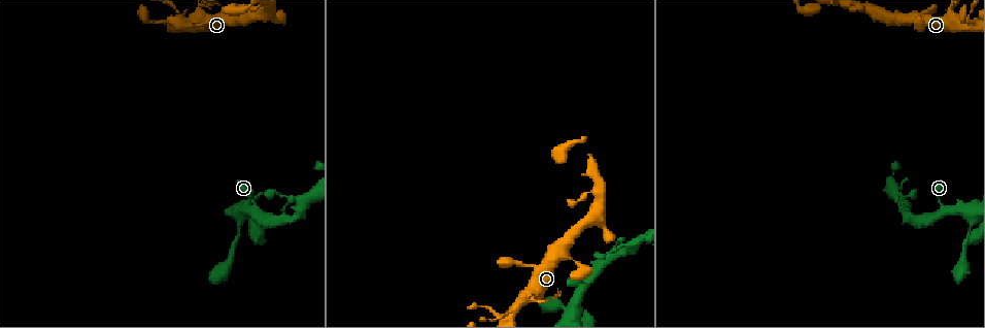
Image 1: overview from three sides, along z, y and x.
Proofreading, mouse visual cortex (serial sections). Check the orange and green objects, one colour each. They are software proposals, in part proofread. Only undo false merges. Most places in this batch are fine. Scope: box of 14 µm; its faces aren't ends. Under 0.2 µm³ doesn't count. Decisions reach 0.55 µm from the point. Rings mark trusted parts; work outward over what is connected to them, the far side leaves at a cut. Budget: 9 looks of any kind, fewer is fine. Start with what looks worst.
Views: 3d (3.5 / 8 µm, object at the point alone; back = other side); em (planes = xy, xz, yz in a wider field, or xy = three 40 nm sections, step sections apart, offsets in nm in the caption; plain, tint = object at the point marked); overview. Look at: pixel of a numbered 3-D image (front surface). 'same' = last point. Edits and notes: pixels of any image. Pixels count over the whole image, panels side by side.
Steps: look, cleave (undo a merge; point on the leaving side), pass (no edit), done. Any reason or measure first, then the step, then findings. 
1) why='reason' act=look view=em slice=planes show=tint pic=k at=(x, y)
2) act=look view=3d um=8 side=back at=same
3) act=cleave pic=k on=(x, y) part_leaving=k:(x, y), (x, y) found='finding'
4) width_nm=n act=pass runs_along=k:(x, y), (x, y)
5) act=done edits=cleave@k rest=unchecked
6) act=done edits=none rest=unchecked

why='sharp bend' act=look view=3d um=3.5 pic=1 at=(572, 312)

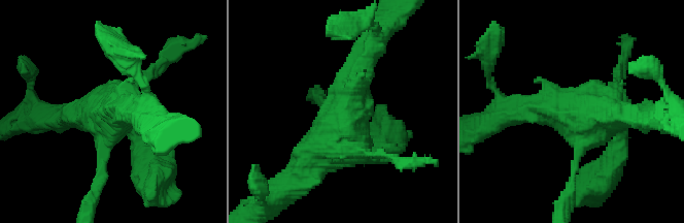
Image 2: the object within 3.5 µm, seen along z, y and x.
act=look view=em slice=planes show=tint pic=2 at=(341, 111)

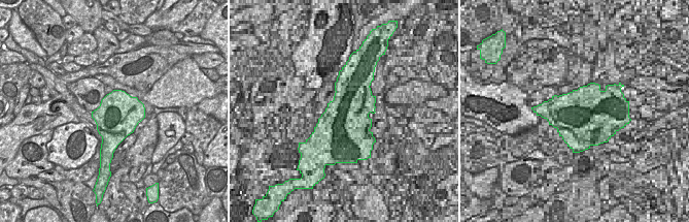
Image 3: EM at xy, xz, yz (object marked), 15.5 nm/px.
why='another direction' act=look view=em slice=xy step=2 show=tint at=same

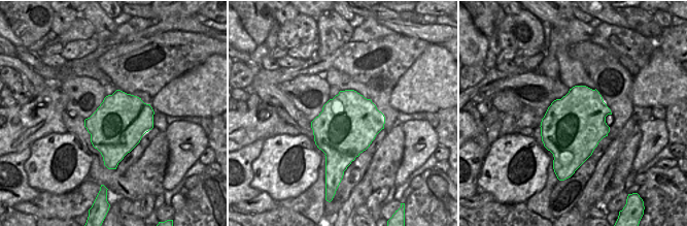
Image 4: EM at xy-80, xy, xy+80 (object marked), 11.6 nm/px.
act=pass runs_along=2:(519, 107), (580, 121), (572, 181) found='continuous, no second cell'

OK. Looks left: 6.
why='thin arm on a thick one' act=look view=3d um=3.5 pic=1 at=(967, 17)

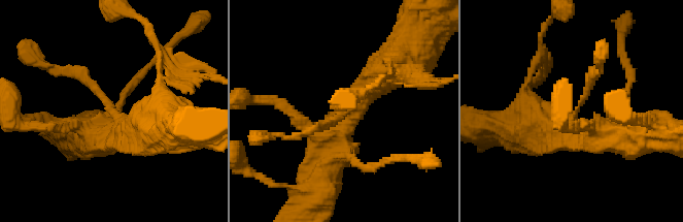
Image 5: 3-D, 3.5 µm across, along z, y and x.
arms=4 arm_widths_nm=150,350,400,600 why='now the EM' act=look view=em slice=planes show=tint pic=5 at=(353, 111)

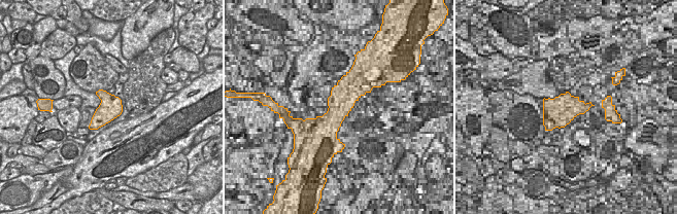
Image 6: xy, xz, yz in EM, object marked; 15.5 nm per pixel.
why='cut it another way' act=look view=em slice=xy step=1 show=tint at=same

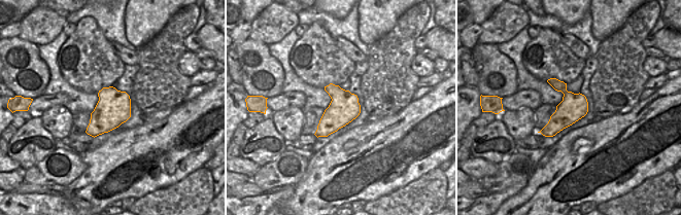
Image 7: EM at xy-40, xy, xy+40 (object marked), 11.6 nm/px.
width_nm=360 act=pass runs_along=5:(400, 60), (340, 118), (308, 131) found='continuous, no second cell'

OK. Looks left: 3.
why='a narrow waist' act=look view=3d um=8 pic=1 at=(292, 216)

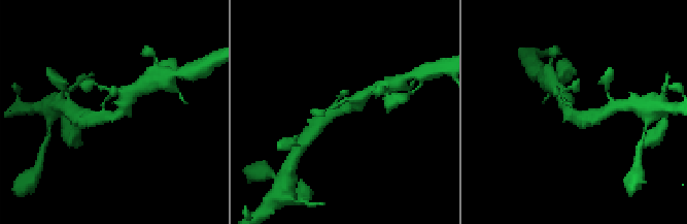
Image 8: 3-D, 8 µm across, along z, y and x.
why='zoom in' act=look view=3d um=3.5 pic=8 at=(346, 107)

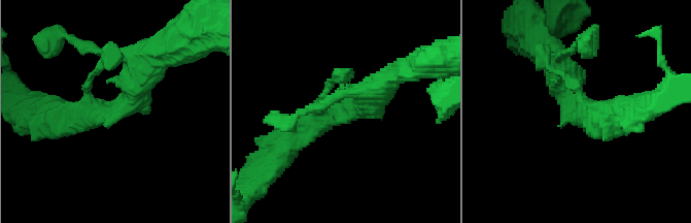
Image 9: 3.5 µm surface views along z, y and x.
act=pass runs_along=9:(286, 144), (384, 86) found='one cell here'

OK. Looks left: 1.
why='sudden change in width' act=look view=3d um=3.5 pic=1 at=(963, 255)

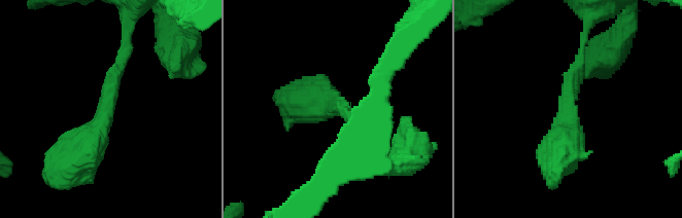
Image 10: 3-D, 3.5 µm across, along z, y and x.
act=pass runs_along=10:(125, 46), (102, 125), (68, 167) found='continuous, no second cell'

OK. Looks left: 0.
act=done edits=none rest=unchecked

